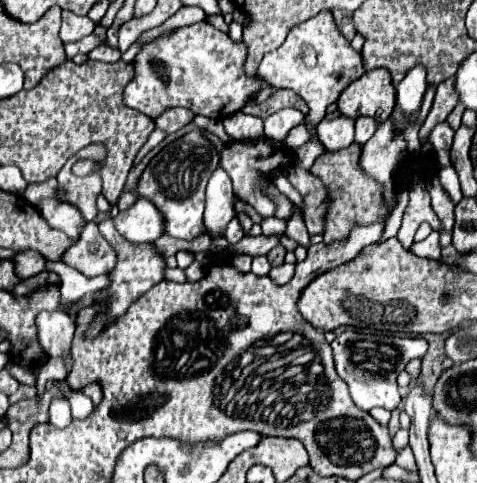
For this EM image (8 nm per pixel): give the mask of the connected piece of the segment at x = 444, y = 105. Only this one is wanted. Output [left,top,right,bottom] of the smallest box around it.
[418,79,456,143]

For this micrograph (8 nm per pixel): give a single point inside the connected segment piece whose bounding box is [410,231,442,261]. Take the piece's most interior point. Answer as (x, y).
(428, 248)

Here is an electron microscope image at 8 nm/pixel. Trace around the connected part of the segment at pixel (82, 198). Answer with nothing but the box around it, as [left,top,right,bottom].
[58,157,102,221]

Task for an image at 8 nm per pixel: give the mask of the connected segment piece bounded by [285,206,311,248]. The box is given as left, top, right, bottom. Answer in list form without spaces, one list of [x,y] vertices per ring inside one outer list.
[[[295,206],[292,216],[287,221],[286,235],[294,239],[300,246],[310,246],[310,236],[303,222],[302,212]]]

